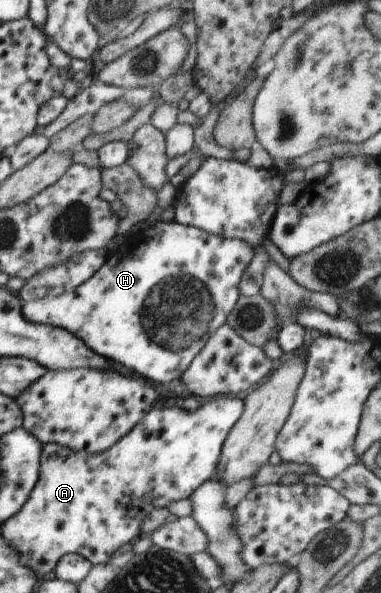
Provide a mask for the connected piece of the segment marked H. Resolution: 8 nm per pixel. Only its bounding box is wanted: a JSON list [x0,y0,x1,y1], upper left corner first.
[22,221,256,385]

